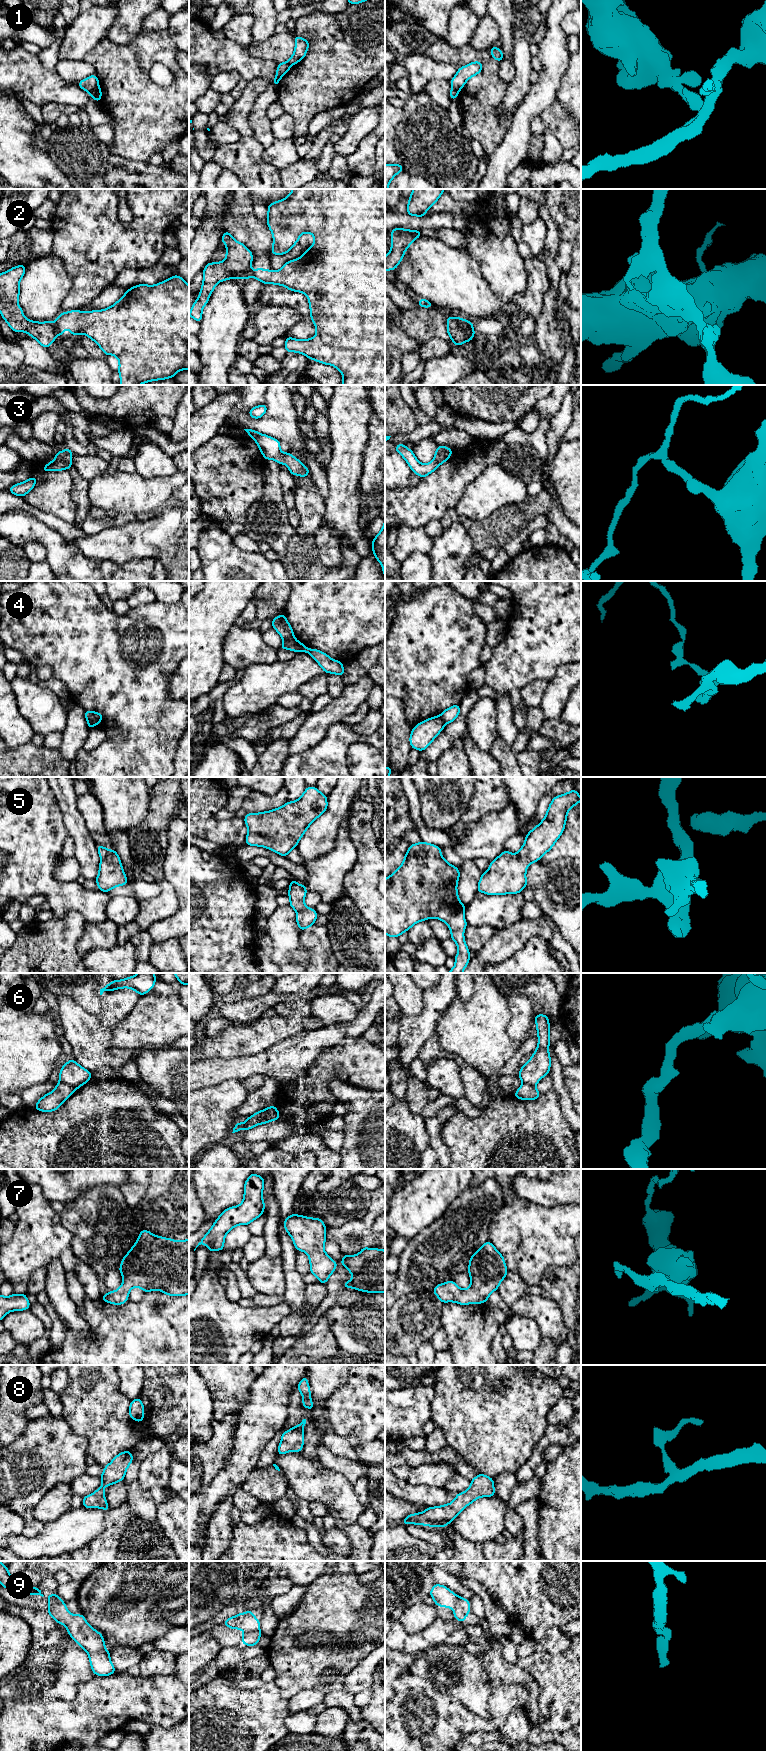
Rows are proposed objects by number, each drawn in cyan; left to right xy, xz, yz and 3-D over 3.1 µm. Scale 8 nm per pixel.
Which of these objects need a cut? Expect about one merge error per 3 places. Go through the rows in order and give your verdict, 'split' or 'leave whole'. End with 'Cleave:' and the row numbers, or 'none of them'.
1: split
2: split
3: split
4: split
5: leave whole
6: split
7: leave whole
8: leave whole
9: split
Cleave: 1, 2, 3, 4, 6, 9

